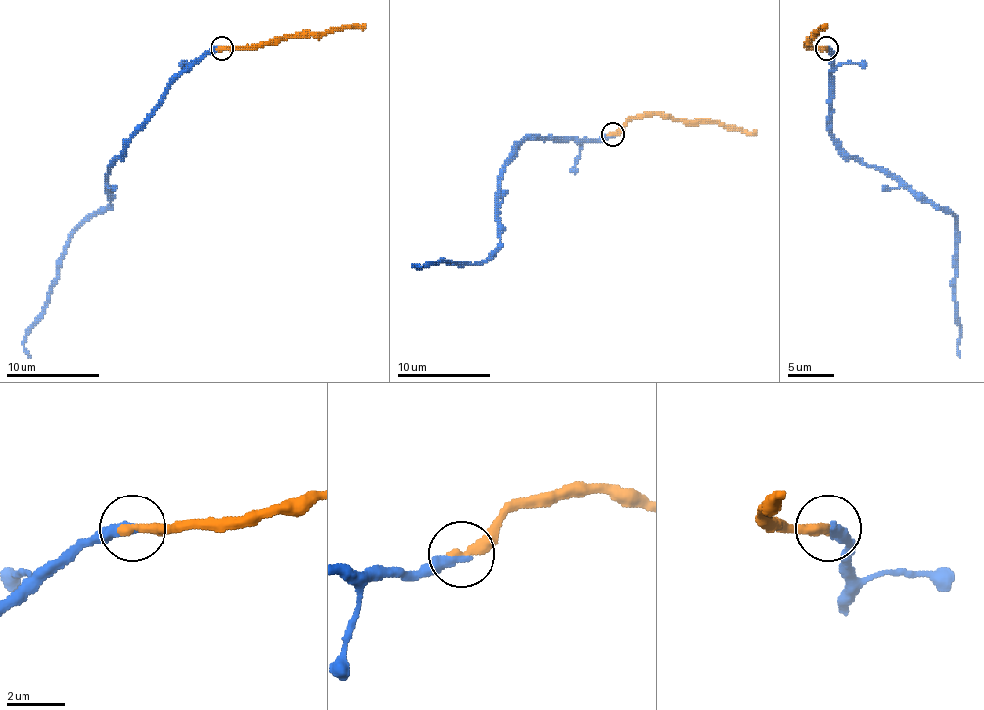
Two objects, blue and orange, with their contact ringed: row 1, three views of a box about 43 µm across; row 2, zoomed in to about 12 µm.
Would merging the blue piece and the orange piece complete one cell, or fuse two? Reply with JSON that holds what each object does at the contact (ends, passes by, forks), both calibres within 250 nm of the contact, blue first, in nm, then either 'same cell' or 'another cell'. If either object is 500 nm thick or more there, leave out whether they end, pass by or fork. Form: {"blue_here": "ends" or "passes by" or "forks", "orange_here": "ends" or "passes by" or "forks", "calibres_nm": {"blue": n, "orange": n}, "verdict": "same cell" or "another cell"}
{"blue_here": "ends", "orange_here": "ends", "calibres_nm": {"blue": 400, "orange": 340}, "verdict": "same cell"}

